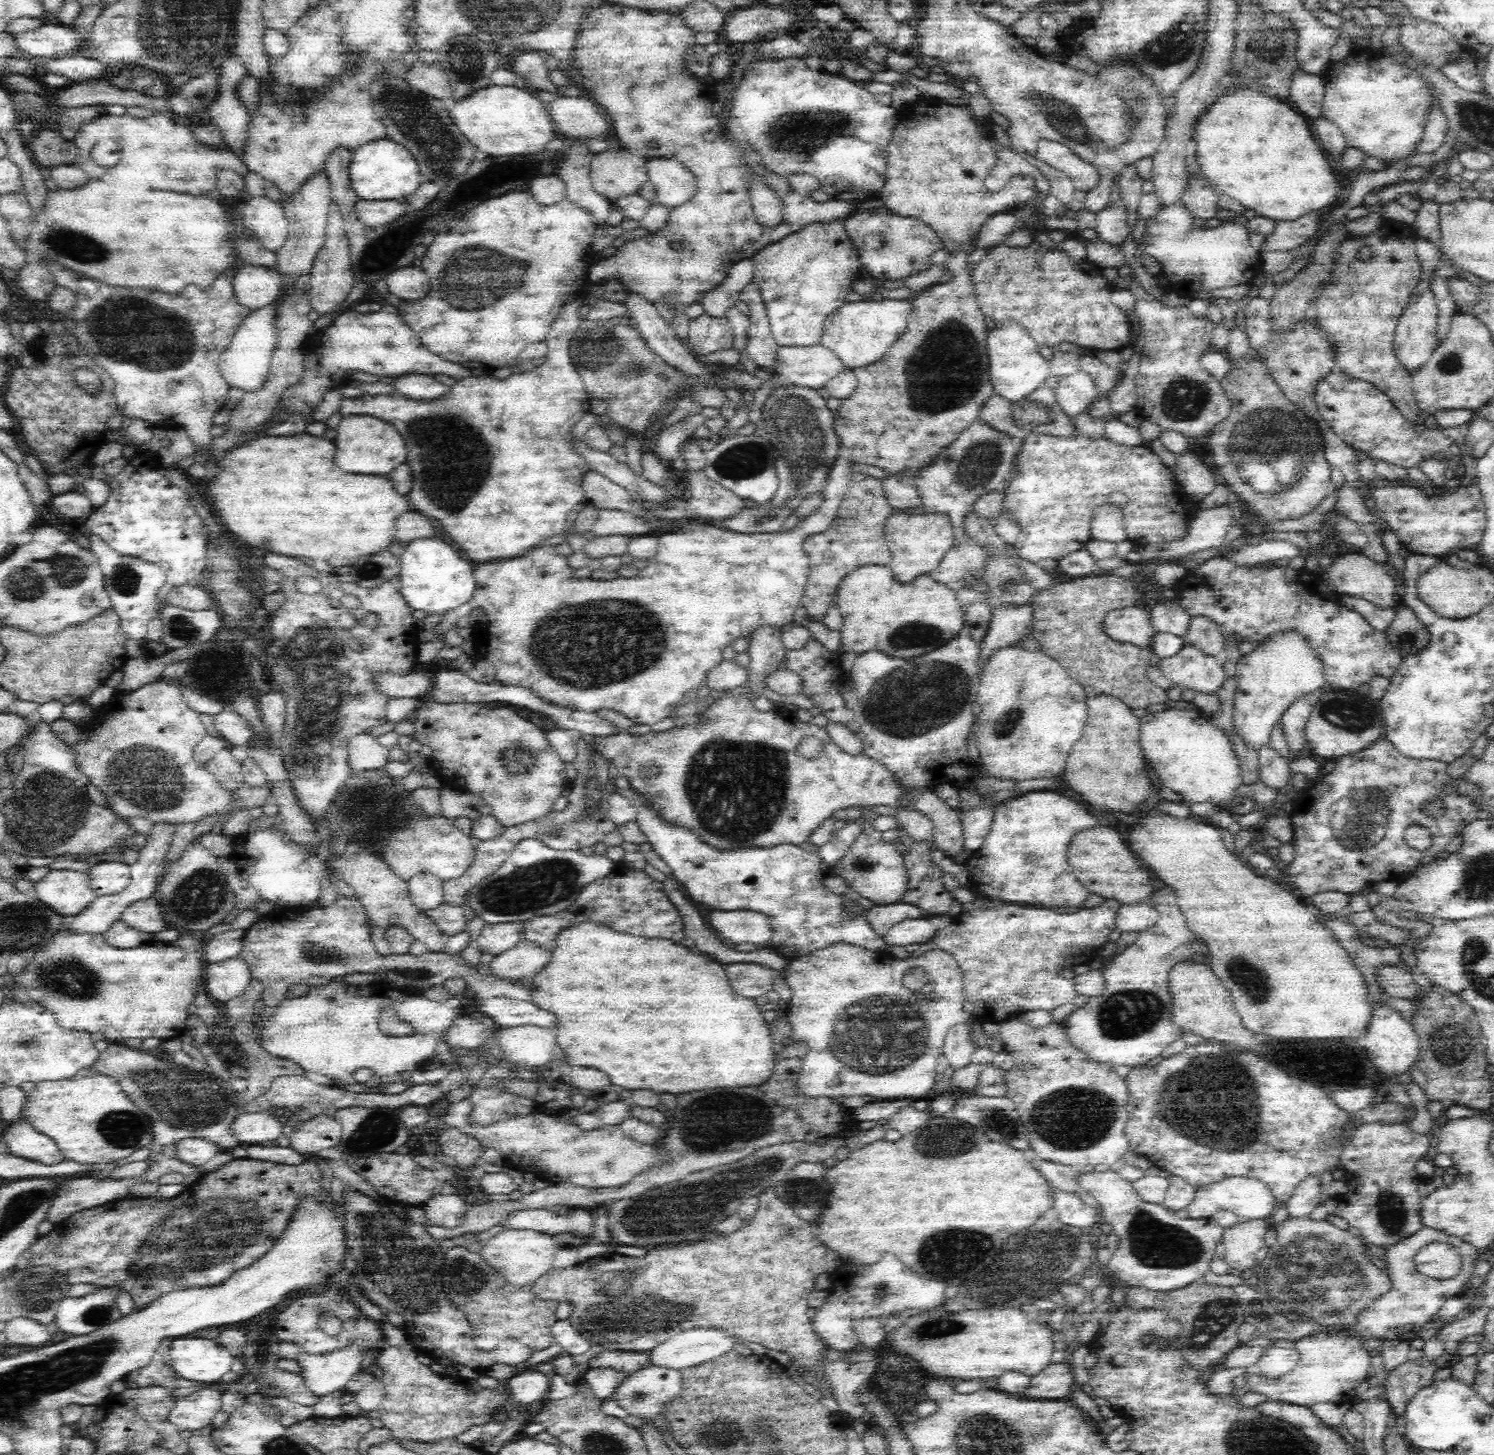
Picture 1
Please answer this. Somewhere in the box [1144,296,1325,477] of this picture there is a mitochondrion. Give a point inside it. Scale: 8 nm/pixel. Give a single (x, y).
(1183, 399)

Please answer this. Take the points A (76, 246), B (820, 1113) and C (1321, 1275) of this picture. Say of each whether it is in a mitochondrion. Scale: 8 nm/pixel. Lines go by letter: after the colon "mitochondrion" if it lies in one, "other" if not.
A: mitochondrion
B: other
C: mitochondrion

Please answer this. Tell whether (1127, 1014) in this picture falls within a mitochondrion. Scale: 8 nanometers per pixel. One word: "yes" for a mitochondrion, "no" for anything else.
yes

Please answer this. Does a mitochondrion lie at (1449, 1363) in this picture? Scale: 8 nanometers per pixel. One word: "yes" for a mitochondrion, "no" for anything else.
no

